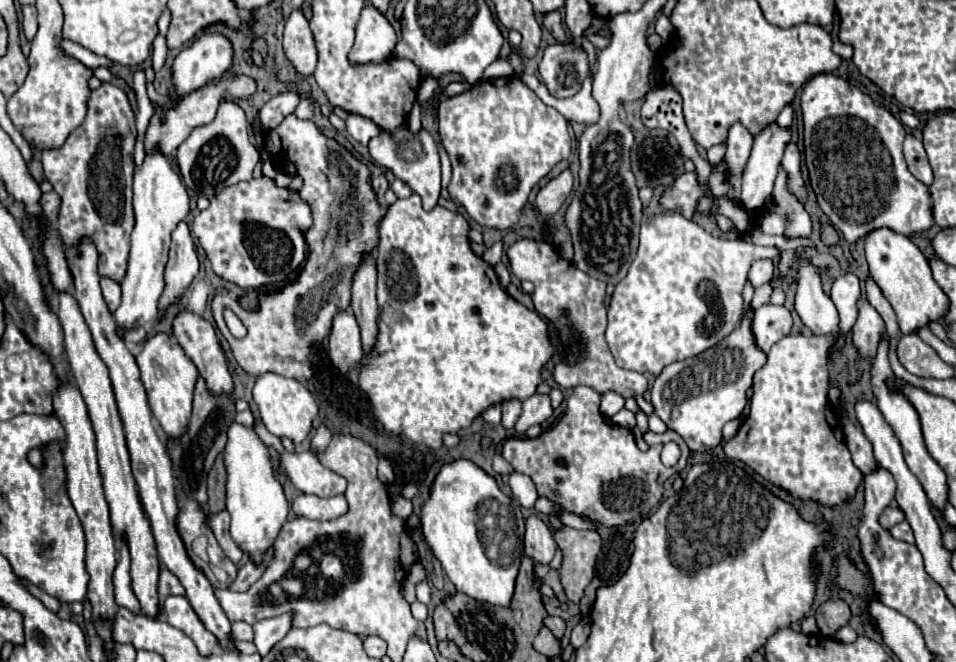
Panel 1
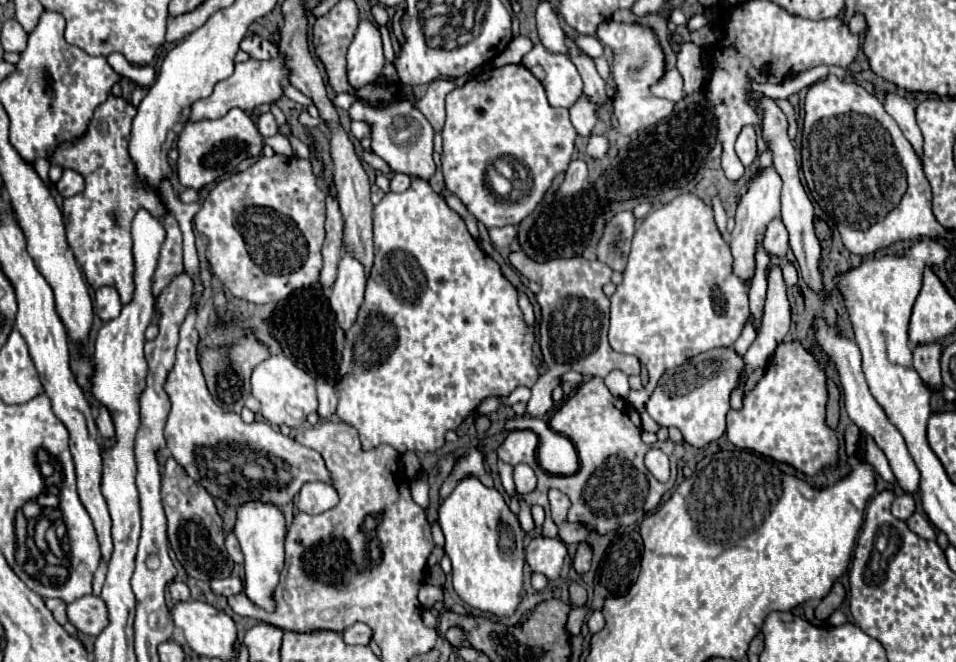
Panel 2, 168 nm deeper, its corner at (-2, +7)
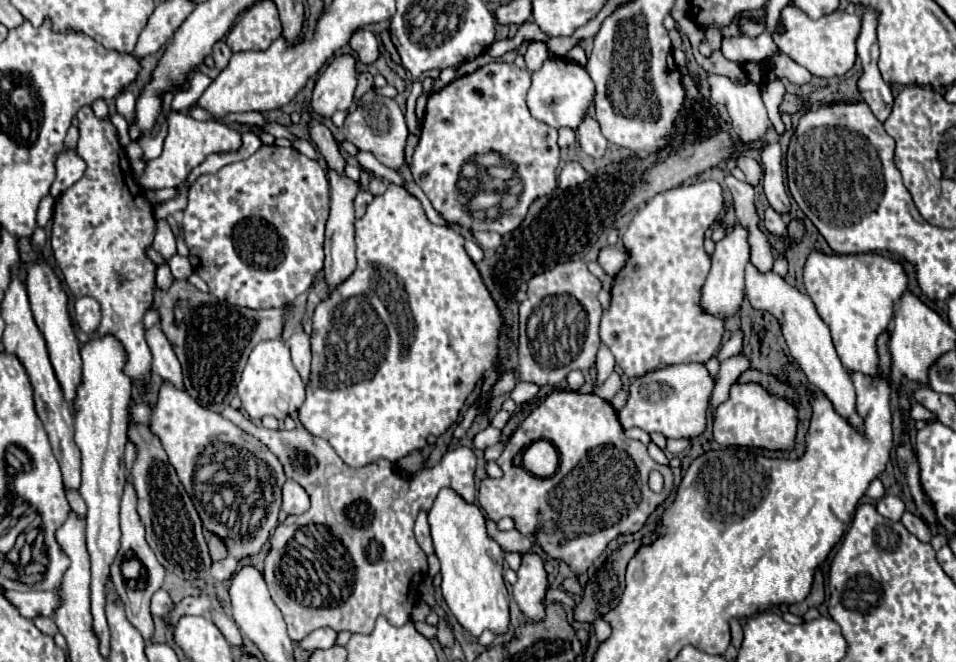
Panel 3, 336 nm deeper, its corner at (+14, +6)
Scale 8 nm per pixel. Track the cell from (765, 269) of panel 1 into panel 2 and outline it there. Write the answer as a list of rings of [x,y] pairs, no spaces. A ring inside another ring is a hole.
[[[776,217],[768,229],[766,229],[766,237],[764,237],[764,249],[772,255],[778,255],[778,257],[784,257],[786,251],[788,251],[788,231],[782,223],[780,217]]]

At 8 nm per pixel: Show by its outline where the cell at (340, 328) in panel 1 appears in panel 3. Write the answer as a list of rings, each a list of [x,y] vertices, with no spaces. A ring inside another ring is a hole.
[[[328,170],[330,174],[330,186],[332,186],[332,206],[330,206],[330,218],[326,224],[326,240],[324,240],[324,280],[328,284],[328,292],[336,290],[344,280],[352,276],[356,270],[356,256],[354,256],[354,208],[352,200],[358,192],[358,184],[346,176],[338,176],[336,172]]]

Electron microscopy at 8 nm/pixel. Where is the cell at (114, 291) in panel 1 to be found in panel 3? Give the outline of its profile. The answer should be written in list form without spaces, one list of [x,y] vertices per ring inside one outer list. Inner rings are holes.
[[[82,296],[76,300],[74,304],[74,314],[76,314],[76,322],[78,328],[86,334],[94,334],[100,326],[100,304],[96,302],[96,298],[92,296]]]

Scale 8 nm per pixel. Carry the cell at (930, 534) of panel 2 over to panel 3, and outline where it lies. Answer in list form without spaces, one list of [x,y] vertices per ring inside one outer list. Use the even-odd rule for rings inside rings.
[[[904,512],[904,516],[902,516],[900,522],[902,522],[902,524],[906,526],[906,530],[912,532],[920,542],[930,542],[930,538],[932,538],[930,528],[928,528],[928,524],[926,524],[920,516],[916,516],[916,514],[912,514],[912,512]]]

